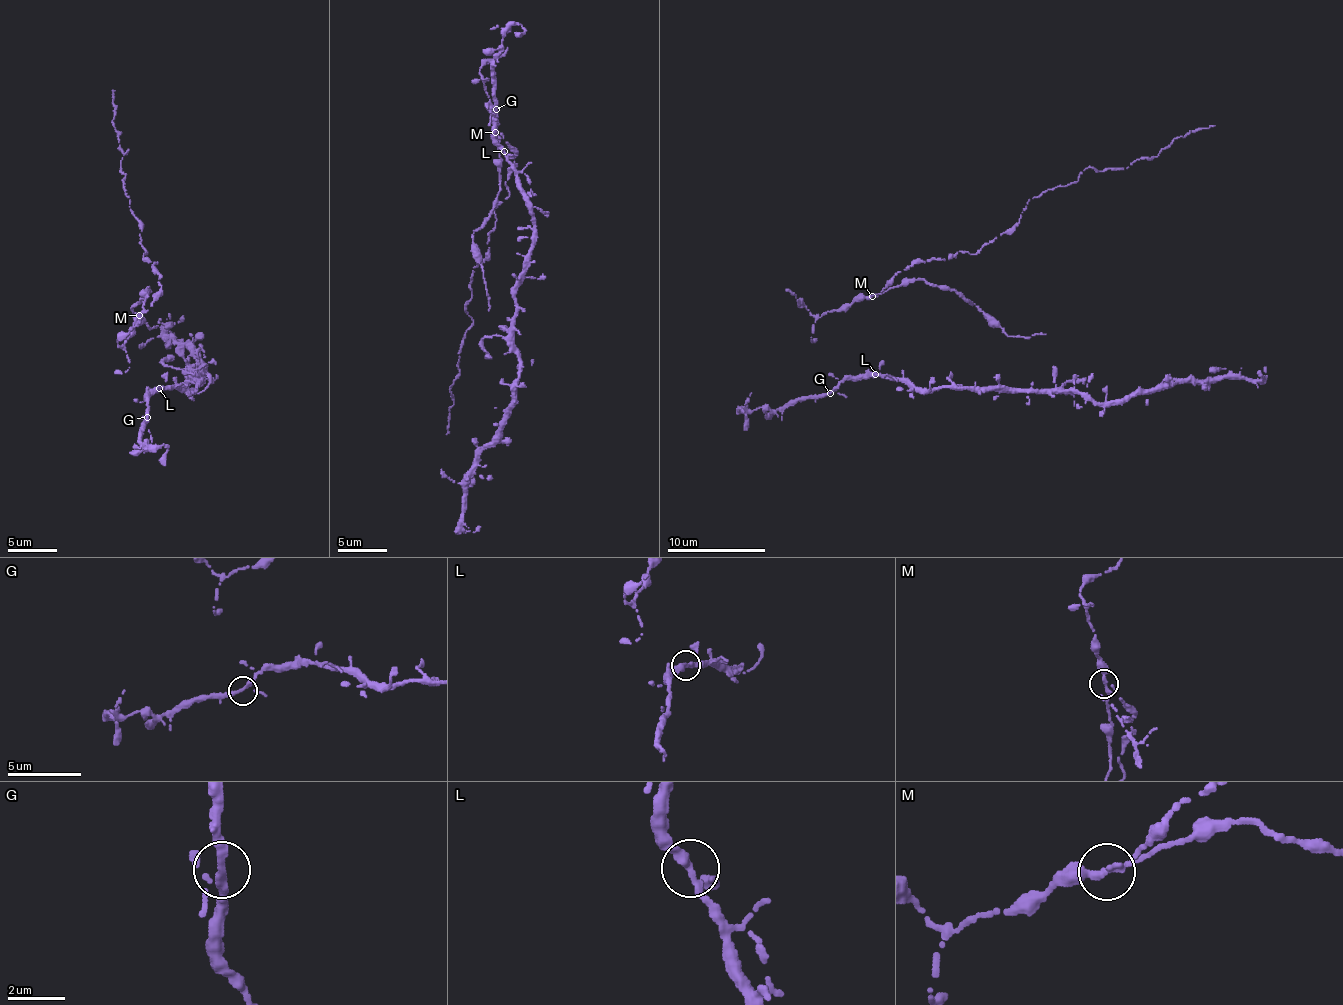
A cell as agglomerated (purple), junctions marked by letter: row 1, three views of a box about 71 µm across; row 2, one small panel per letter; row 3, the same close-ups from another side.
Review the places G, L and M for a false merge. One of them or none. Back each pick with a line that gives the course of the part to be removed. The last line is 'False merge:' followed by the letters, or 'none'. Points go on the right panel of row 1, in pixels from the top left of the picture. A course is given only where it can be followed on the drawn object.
M: Course of the part to remove: (871, 297), (924, 279), (955, 291), (974, 303), (1009, 335), (1045, 335)
False merge: M

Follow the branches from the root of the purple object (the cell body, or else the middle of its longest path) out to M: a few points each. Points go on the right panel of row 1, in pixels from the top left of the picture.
M: (966, 299), (957, 293), (917, 279), (902, 281), (871, 297)

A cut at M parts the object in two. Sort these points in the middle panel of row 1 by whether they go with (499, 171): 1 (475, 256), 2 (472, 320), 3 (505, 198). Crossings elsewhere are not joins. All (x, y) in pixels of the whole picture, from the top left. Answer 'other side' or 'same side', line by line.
1: same side
2: other side
3: other side

